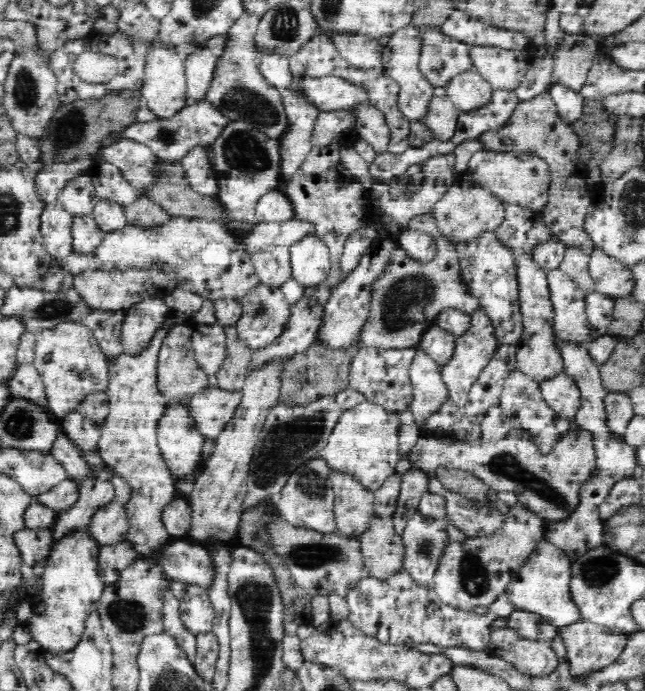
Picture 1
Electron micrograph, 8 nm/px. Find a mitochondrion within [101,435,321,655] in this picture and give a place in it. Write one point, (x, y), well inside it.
(127, 615)

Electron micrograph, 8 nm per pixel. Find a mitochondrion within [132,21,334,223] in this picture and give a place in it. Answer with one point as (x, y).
(240, 100)

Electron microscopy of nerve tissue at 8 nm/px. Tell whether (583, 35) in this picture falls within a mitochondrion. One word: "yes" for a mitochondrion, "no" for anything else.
no

